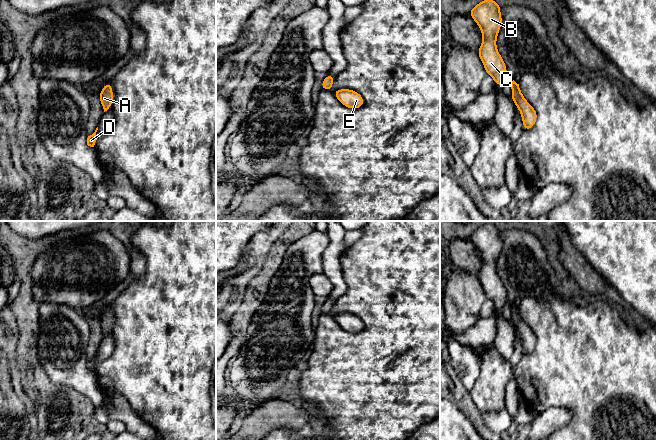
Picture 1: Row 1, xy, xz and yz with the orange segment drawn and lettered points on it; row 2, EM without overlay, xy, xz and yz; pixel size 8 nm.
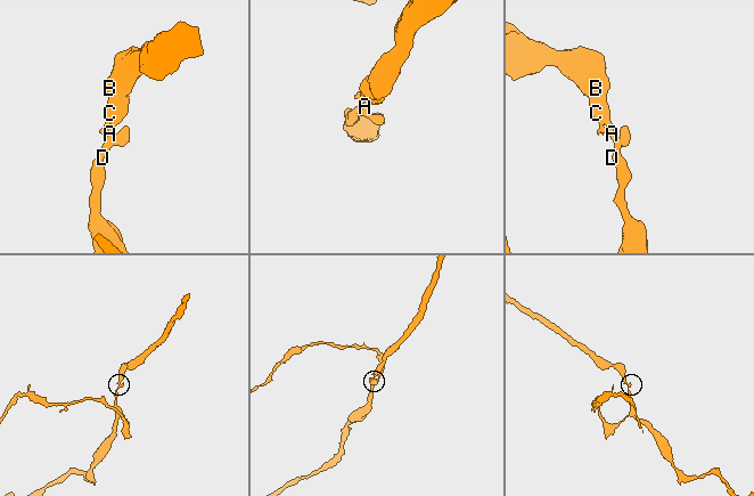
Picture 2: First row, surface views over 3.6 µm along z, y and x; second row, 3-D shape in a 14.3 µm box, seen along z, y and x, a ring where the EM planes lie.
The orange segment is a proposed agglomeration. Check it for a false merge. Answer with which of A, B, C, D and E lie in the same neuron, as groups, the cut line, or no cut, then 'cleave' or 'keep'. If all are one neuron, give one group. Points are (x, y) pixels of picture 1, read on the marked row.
A B C D E; no cut; keep

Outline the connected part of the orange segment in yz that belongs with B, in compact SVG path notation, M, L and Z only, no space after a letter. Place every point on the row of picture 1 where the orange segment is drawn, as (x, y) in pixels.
M484 0L474 6L469 15L481 29L483 41L477 51L486 74L494 78L497 87L504 84L507 77L506 65L496 47L496 39L502 25L501 6L494 0Z

